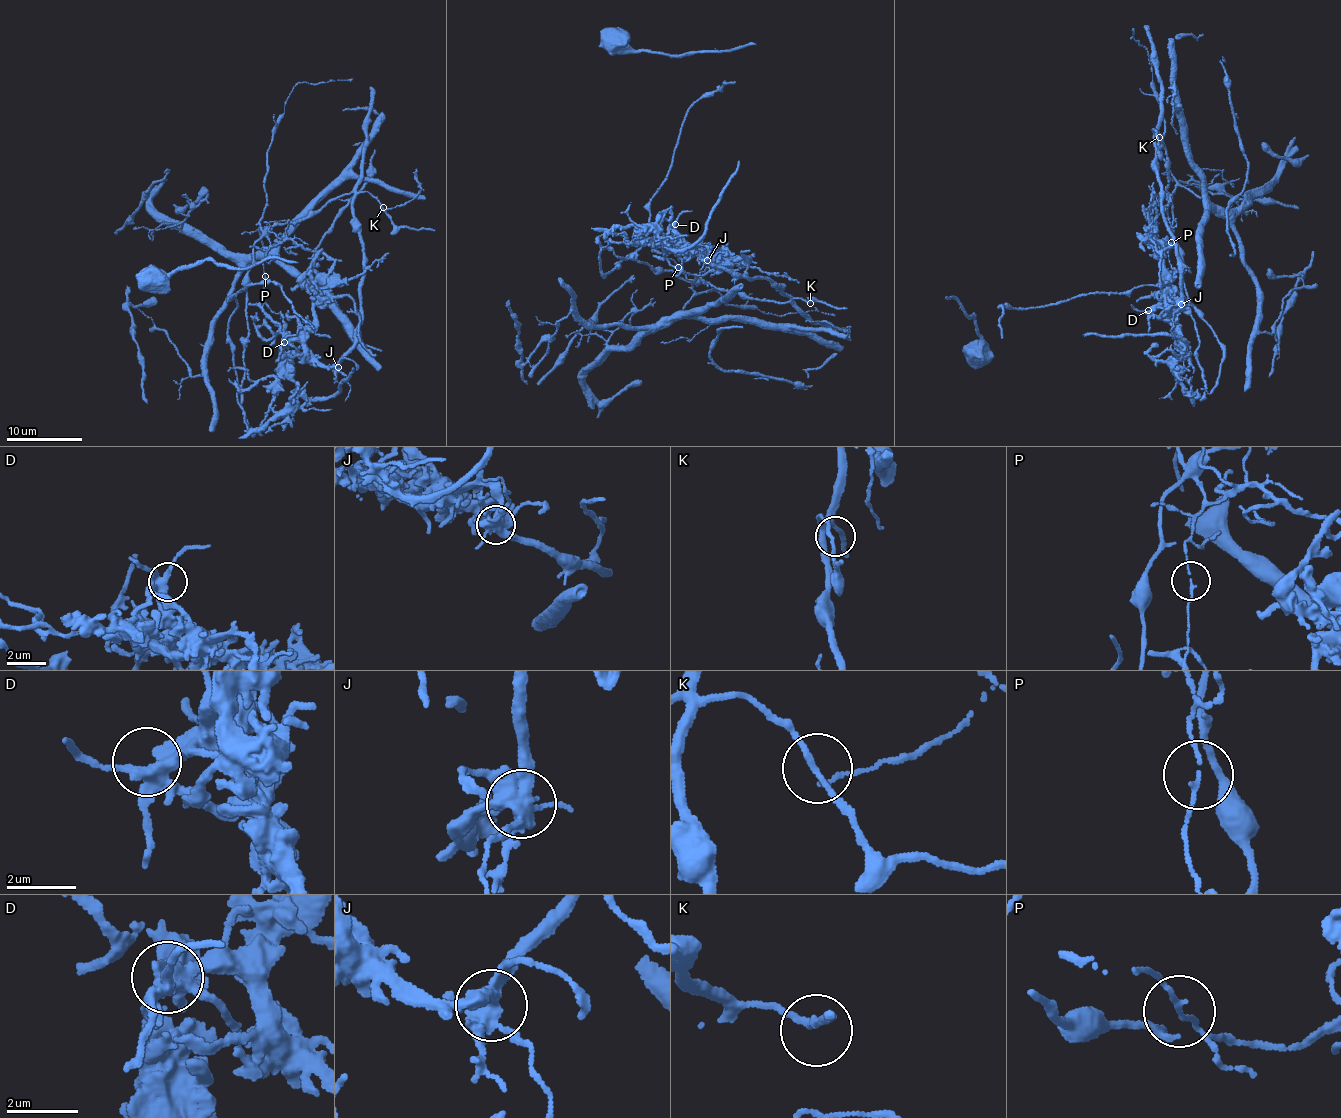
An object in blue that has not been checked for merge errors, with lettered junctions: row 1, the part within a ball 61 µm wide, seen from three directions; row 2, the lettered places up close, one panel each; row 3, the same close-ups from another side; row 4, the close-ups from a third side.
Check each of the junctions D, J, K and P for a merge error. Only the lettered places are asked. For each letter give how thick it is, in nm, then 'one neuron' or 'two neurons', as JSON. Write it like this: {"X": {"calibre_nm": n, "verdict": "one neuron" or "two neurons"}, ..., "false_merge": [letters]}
{"D": {"calibre_nm": 360, "verdict": "one neuron"}, "J": {"calibre_nm": 440, "verdict": "two neurons"}, "K": {"calibre_nm": 160, "verdict": "one neuron"}, "P": {"calibre_nm": 100, "verdict": "two neurons"}, "false_merge": ["J", "P"]}

